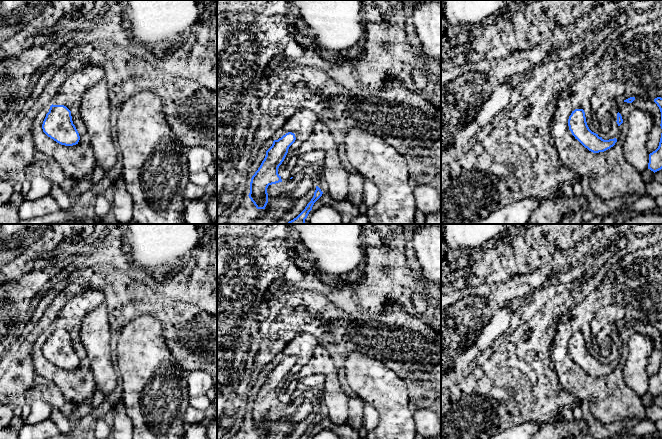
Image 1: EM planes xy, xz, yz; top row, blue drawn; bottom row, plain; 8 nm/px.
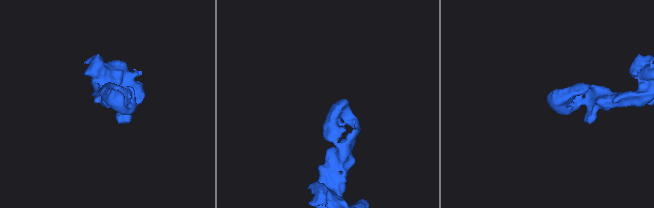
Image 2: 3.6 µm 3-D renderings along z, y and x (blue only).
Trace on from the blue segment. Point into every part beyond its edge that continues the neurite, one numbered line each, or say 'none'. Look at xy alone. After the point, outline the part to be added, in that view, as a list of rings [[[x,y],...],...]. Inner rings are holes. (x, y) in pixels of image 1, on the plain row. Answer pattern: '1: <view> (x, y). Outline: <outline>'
none

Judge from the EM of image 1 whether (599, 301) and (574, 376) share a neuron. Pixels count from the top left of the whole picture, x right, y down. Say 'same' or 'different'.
same

